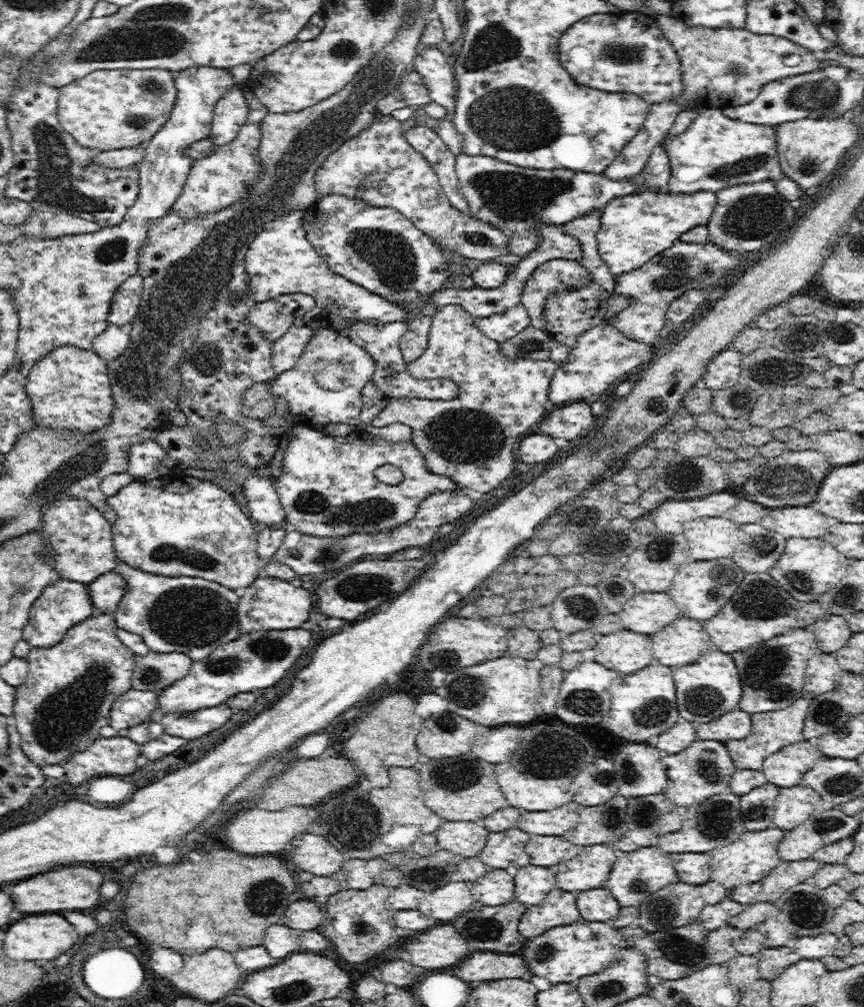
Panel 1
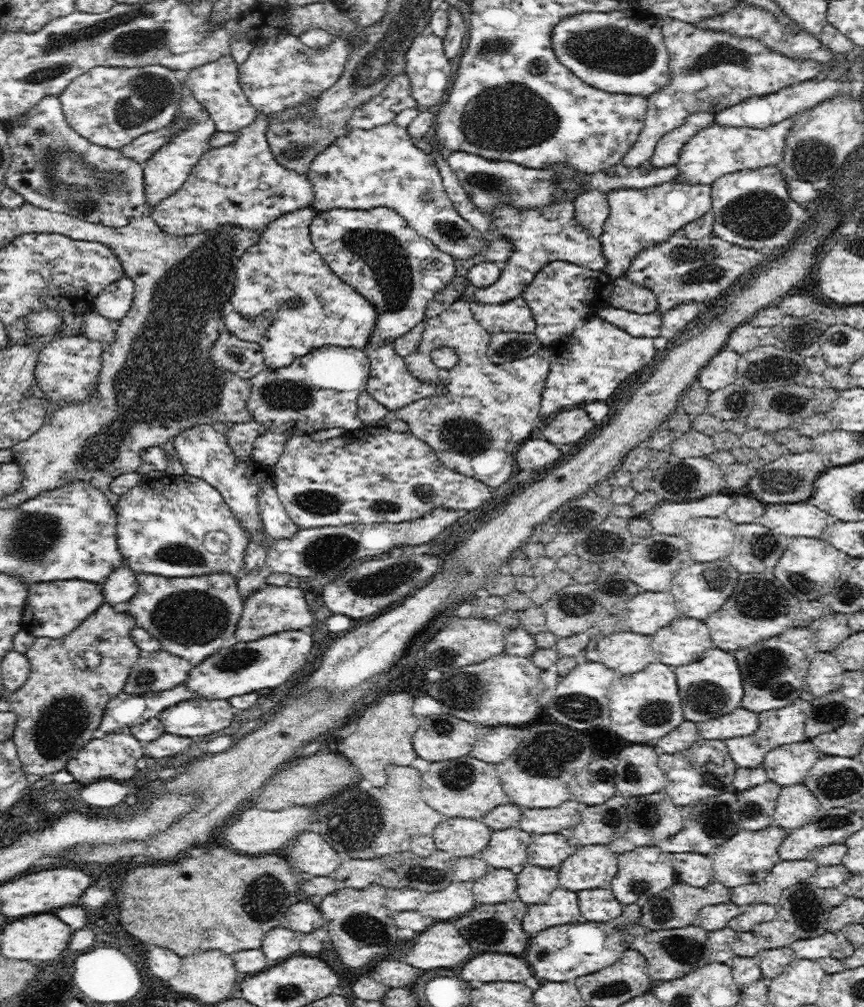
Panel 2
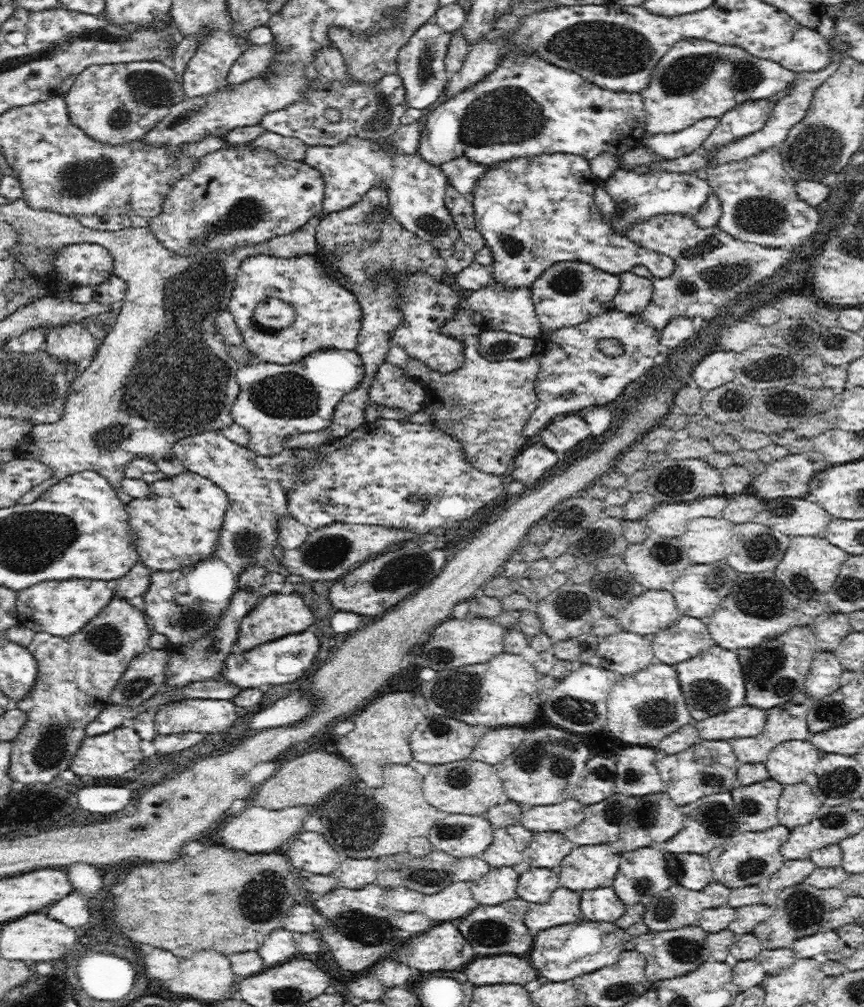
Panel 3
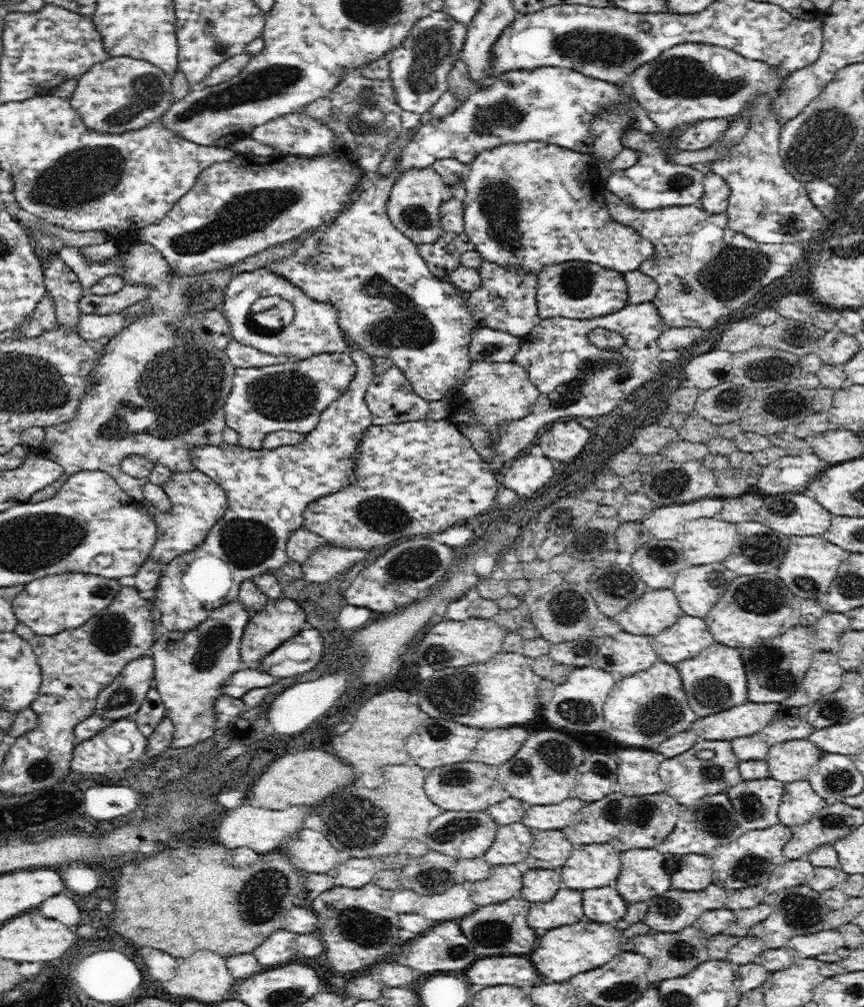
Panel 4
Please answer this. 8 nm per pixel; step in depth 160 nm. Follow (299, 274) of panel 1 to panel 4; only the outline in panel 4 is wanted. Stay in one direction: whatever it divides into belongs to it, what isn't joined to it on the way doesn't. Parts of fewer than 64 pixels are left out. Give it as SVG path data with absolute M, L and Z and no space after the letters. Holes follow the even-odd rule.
M266 267L241 272L235 276L228 283L220 309L230 325L234 340L272 356L291 356L294 360L299 361L317 354L341 353L347 350L344 331L338 324L338 310L326 302L310 299L302 289L298 289L288 279L284 279L282 275L278 275ZM268 295L278 295L288 299L292 304L294 320L290 326L270 330L268 327L252 324L249 311L255 297Z

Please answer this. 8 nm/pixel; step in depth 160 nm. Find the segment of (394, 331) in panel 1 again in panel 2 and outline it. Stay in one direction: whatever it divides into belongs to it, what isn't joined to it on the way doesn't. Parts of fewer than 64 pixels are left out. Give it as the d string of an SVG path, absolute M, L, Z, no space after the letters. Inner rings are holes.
M384 339L381 340L381 343L372 343L370 341L363 349L371 362L371 371L369 372L366 391L378 403L386 405L389 411L403 409L415 400L430 398L436 394L440 396L444 392L442 383L434 385L434 383L428 383L428 381L412 375L408 371L408 367L406 367L405 360L394 352L393 343L386 343Z

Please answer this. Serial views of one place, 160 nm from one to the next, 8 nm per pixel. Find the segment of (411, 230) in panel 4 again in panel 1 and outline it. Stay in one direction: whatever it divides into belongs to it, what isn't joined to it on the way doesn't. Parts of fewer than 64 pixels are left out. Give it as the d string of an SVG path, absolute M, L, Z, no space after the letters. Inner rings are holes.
M379 114L368 128L332 152L314 177L318 199L332 193L360 199L375 207L395 208L436 244L464 258L489 262L506 254L510 237L495 226L454 208L434 168L407 141L401 124L392 115Z

